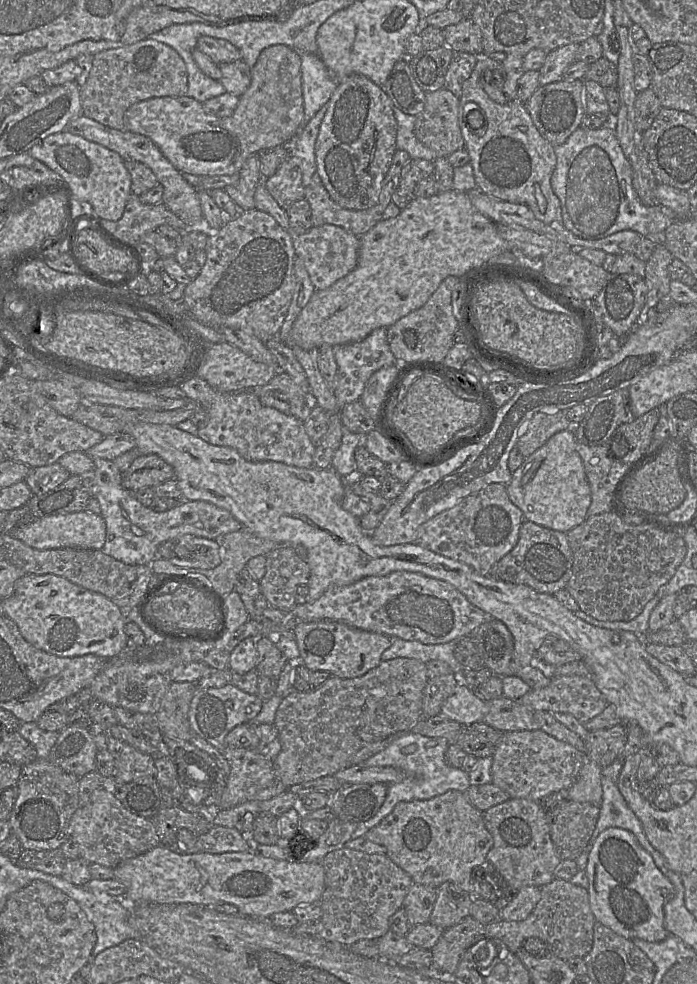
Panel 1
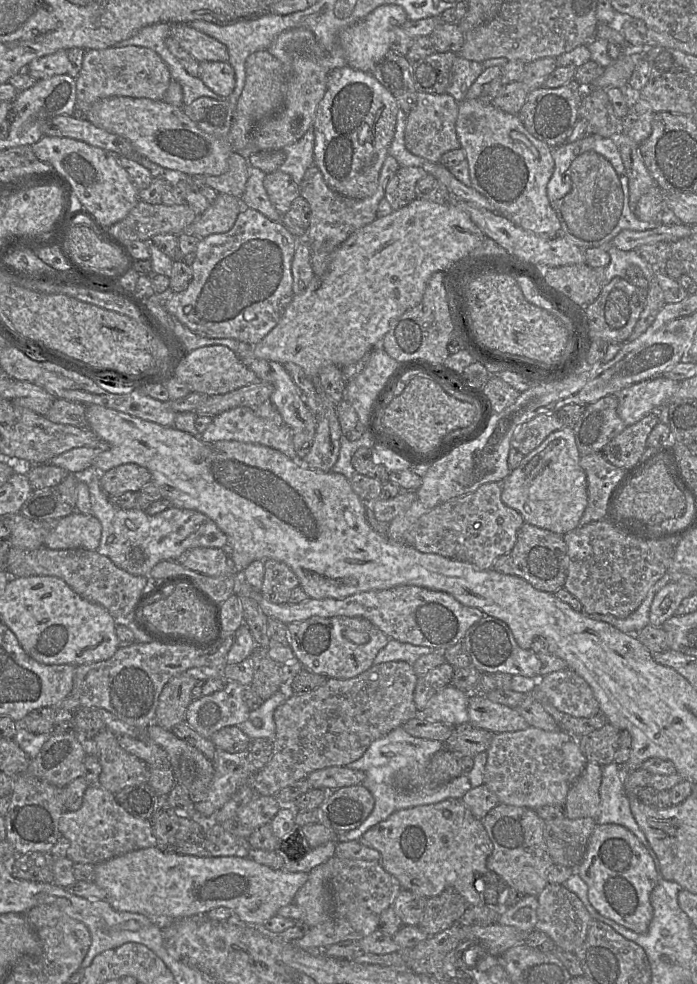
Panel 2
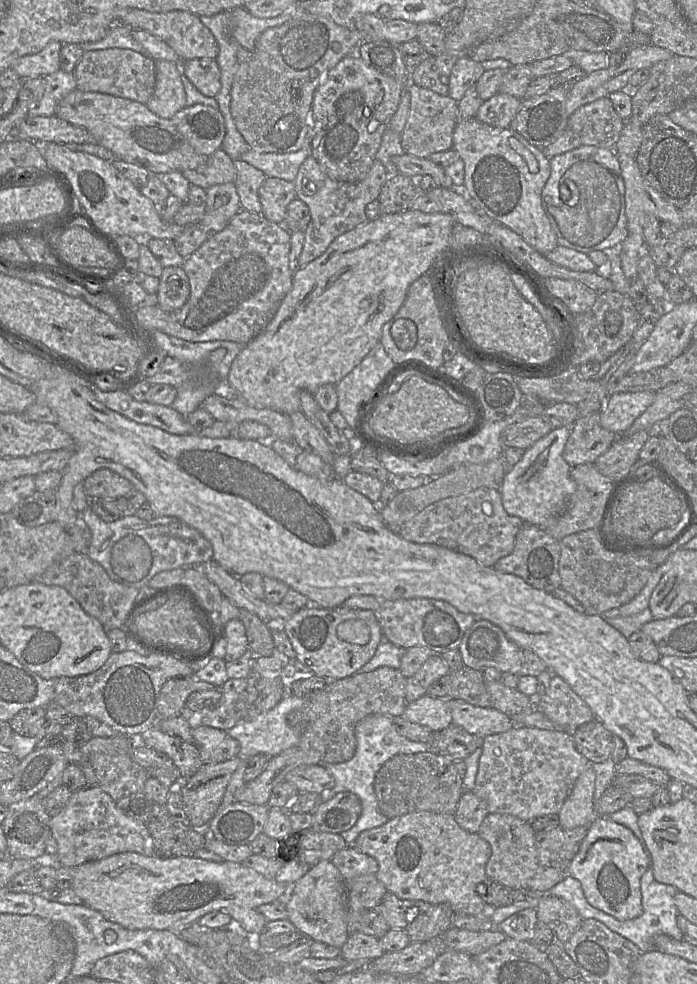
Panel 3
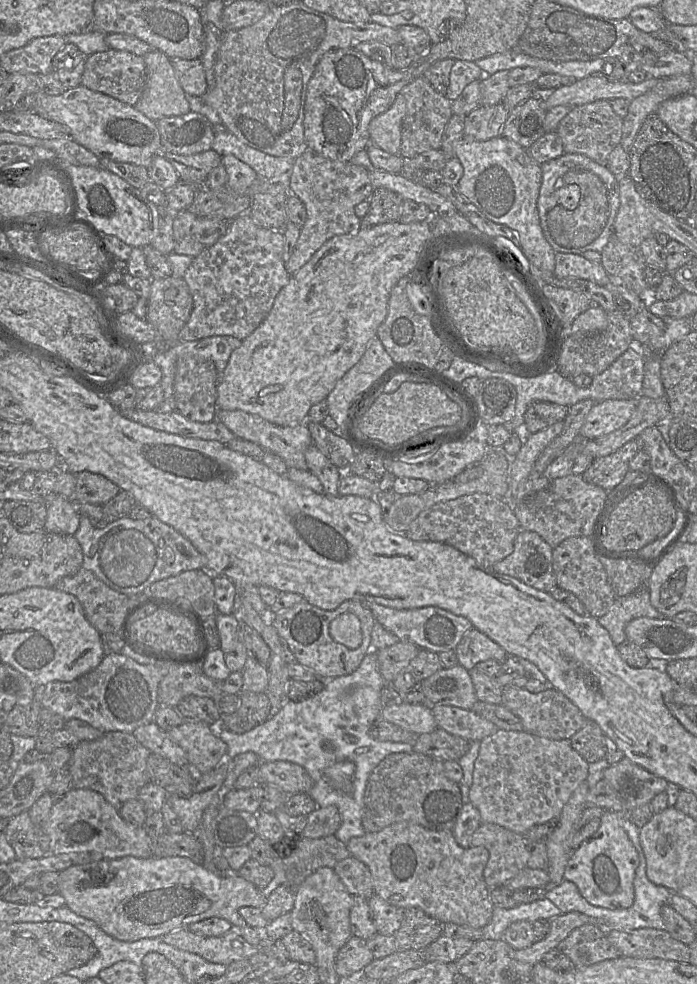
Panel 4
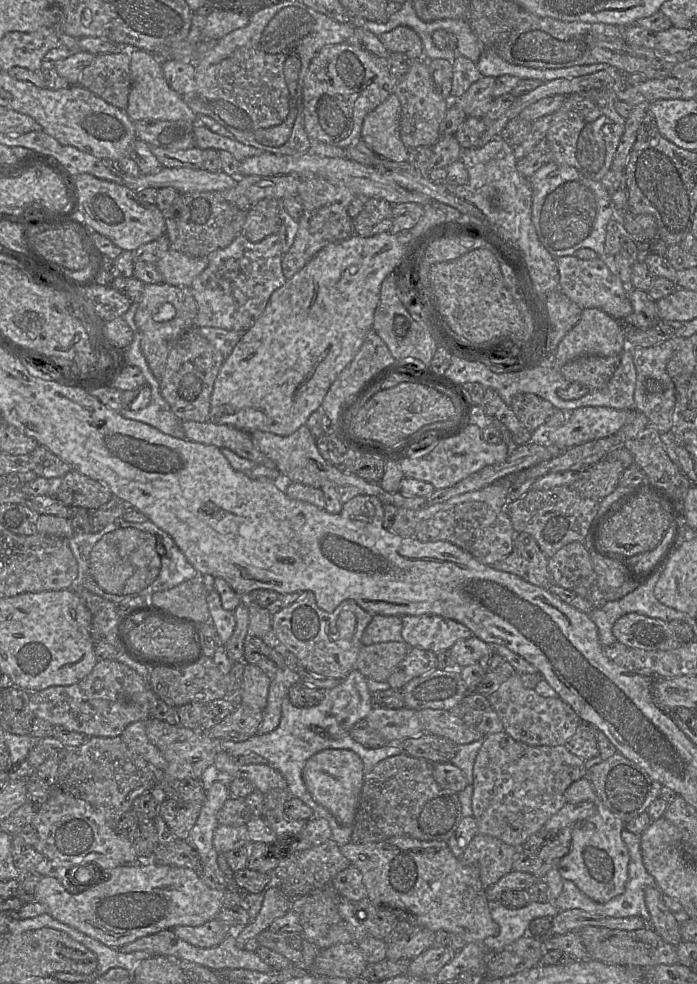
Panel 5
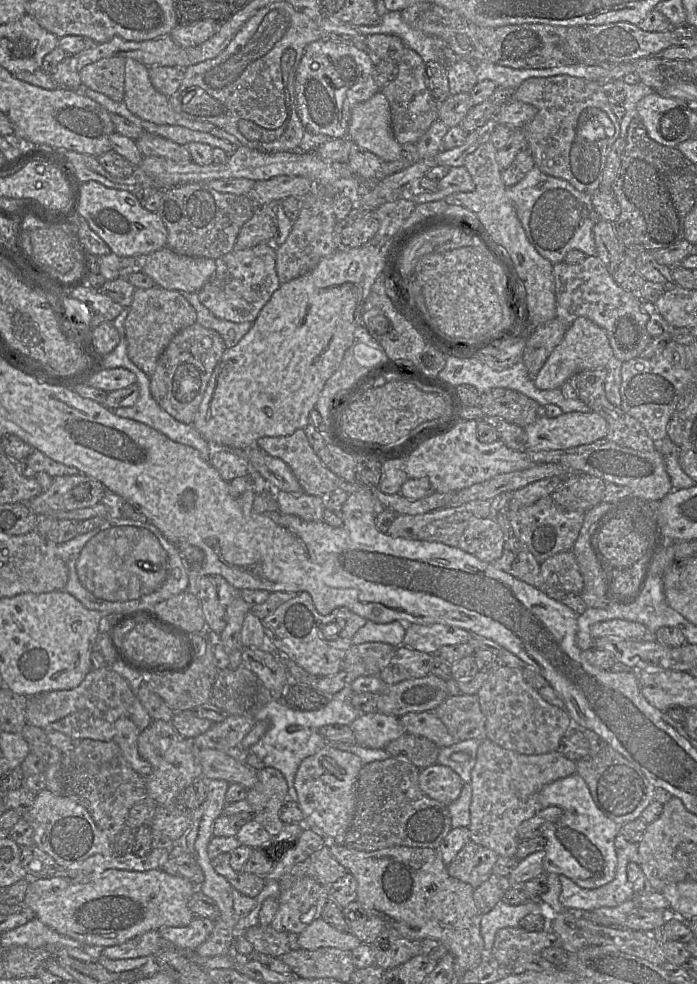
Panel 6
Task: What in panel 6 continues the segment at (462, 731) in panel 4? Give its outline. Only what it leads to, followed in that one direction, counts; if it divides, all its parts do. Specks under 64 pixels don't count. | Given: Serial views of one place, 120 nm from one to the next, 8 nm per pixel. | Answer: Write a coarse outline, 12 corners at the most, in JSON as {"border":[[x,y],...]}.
{"border":[[410,712],[399,720],[406,734],[439,748],[461,742],[433,712]]}

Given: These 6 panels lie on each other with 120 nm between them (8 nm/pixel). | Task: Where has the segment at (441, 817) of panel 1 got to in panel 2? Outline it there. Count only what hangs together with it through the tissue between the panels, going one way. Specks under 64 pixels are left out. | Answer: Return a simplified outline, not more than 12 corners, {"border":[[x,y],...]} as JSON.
{"border":[[462,800],[399,810],[358,841],[403,890],[485,904],[493,843]]}

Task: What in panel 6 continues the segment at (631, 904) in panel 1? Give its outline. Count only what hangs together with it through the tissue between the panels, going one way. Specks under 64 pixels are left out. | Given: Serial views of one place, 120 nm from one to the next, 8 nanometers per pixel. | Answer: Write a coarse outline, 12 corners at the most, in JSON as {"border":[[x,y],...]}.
{"border":[[574,773],[547,784],[544,871],[611,882],[621,825]]}

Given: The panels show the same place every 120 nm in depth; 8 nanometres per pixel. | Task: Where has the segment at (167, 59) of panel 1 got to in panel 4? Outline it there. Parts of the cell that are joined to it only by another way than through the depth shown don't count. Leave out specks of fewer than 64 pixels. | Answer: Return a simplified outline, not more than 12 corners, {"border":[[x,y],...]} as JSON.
{"border":[[108,49],[86,57],[81,85],[134,106],[143,57]]}

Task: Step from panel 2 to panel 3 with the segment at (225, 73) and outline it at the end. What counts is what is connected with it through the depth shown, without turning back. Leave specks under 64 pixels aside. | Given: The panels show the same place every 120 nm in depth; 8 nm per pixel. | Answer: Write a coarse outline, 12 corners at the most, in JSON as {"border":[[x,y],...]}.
{"border":[[215,59],[184,60],[181,71],[204,96],[221,90]]}

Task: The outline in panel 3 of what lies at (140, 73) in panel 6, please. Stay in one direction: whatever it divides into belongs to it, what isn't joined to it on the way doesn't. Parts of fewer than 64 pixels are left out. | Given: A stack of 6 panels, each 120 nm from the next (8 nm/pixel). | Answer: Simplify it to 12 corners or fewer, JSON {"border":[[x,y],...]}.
{"border":[[155,60],[147,108],[171,119],[186,107],[180,64]]}

